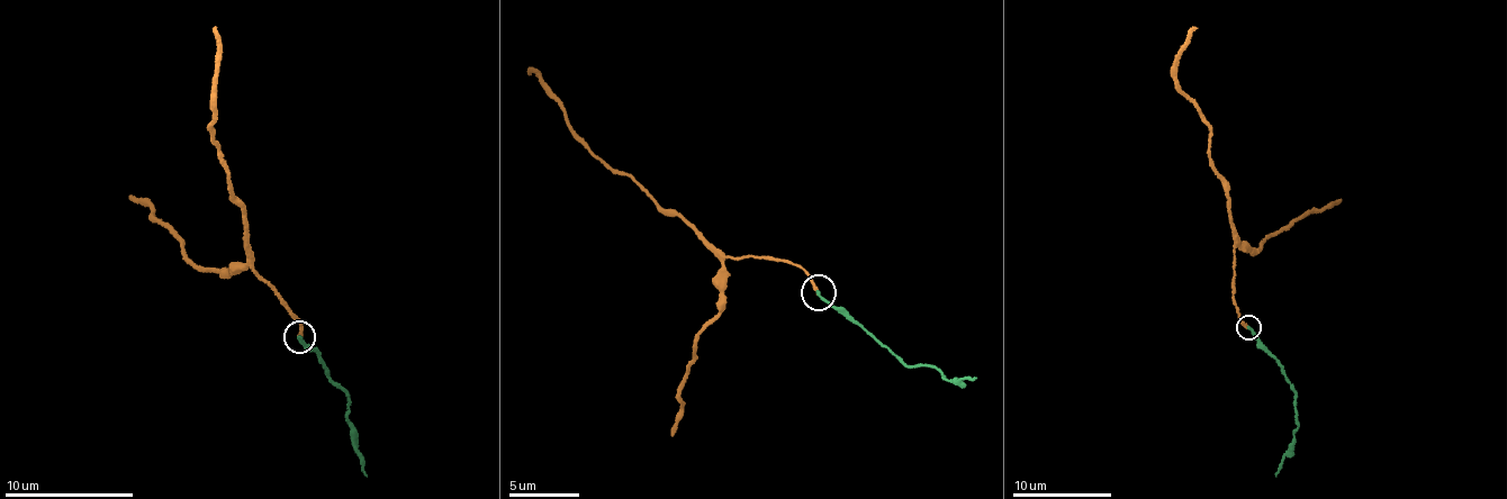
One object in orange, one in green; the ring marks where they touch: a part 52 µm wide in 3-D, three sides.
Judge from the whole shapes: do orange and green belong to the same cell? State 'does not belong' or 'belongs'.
belongs

